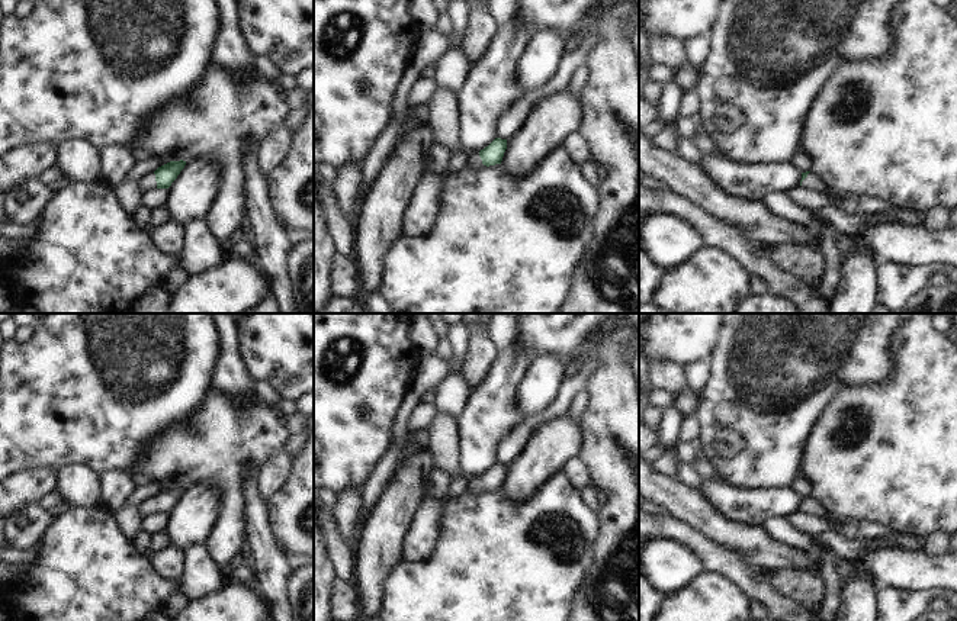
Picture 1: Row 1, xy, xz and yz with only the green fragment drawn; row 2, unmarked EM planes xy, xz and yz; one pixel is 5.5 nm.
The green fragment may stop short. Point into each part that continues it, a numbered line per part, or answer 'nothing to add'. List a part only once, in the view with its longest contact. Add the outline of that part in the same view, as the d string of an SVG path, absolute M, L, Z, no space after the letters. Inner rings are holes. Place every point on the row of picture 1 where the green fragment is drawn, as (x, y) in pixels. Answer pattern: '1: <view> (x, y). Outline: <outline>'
1: xy (145, 183). Outline: M154 173L144 174L137 180L137 186L141 194L157 189L155 174Z

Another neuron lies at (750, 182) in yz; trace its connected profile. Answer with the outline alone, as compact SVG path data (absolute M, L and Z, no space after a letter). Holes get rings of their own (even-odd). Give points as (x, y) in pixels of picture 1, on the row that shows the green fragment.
M703 155L699 167L725 193L752 202L764 202L771 193L789 193L802 180L802 171L793 163L755 165Z

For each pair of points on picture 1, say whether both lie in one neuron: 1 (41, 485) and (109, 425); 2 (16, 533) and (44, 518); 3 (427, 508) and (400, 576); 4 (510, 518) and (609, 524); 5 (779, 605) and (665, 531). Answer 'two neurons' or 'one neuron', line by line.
1: two neurons
2: one neuron
3: two neurons
4: two neurons
5: one neuron

